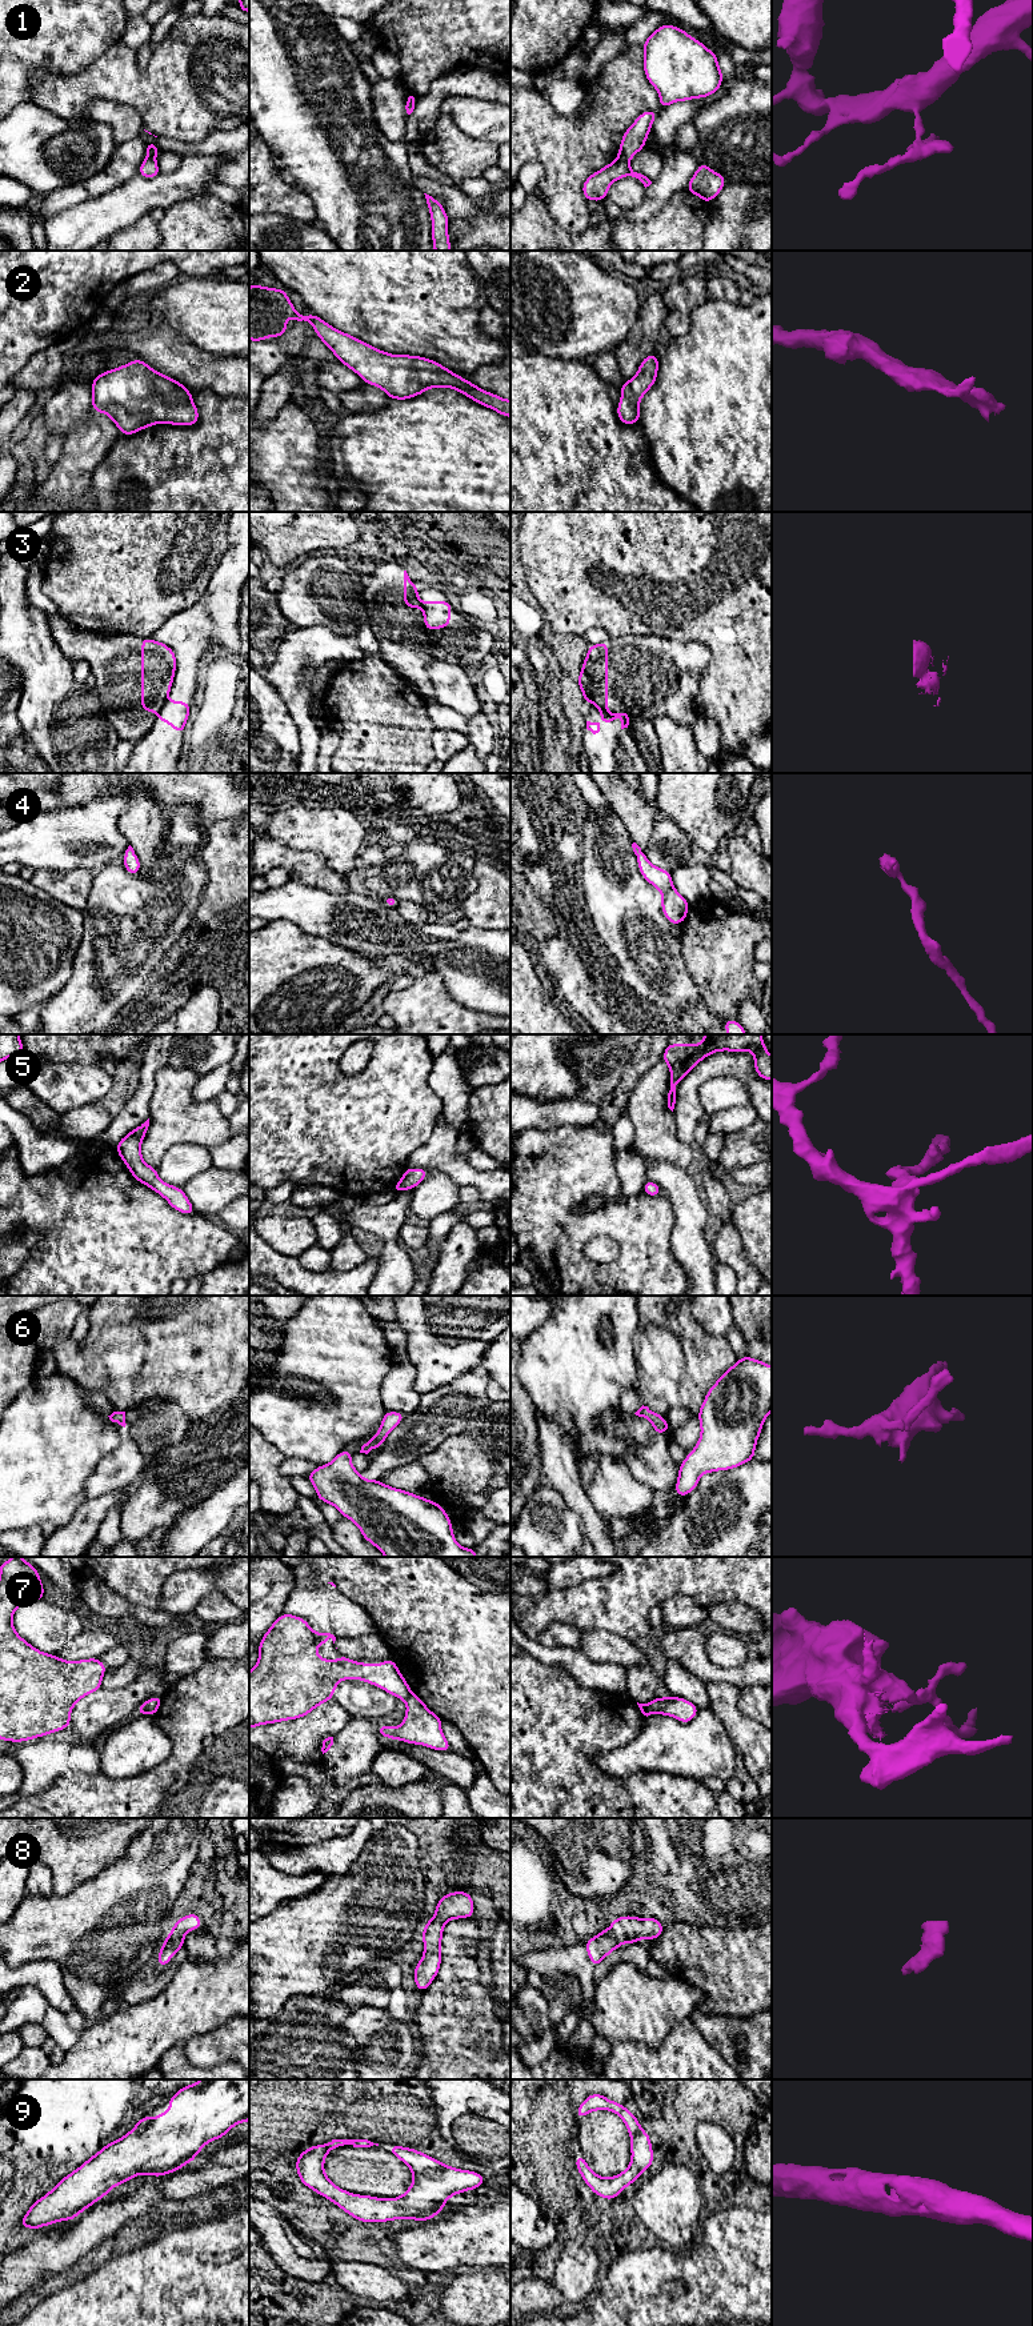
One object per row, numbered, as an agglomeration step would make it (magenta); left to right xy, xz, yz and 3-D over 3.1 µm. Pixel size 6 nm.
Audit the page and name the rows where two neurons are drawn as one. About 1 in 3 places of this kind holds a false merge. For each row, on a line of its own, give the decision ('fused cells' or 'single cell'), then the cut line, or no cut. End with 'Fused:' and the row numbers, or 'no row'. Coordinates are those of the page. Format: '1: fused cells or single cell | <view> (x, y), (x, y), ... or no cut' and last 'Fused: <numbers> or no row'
1: fused cells | yz (619, 156), (627, 161)
2: single cell | no cut
3: fused cells | xy (165, 700), (157, 713)
4: single cell | no cut
5: single cell | no cut
6: single cell | no cut
7: fused cells | yz (649, 1704), (652, 1713)
8: single cell | no cut
9: single cell | no cut
Fused: 1, 3, 7

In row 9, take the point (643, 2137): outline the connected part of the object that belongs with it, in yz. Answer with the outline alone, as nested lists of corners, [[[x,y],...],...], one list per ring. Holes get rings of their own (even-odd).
[[[593,2093],[576,2109],[577,2119],[590,2111],[609,2110],[616,2113],[625,2123],[630,2135],[632,2159],[629,2166],[617,2175],[604,2178],[590,2170],[582,2154],[574,2159],[576,2167],[590,2190],[605,2199],[614,2199],[629,2185],[632,2185],[642,2171],[648,2171],[654,2159],[649,2133],[641,2130],[636,2115],[624,2105],[610,2101],[606,2097]]]

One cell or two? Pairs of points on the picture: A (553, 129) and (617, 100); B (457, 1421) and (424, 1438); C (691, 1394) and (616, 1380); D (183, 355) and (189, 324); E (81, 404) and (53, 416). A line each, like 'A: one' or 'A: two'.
A: one
B: one
C: two
D: two
E: one

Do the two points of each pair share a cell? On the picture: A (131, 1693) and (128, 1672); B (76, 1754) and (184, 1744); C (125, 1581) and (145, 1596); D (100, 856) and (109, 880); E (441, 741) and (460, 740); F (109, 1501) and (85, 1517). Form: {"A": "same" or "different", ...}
{"A": "different", "B": "different", "C": "same", "D": "different", "E": "same", "F": "same"}

